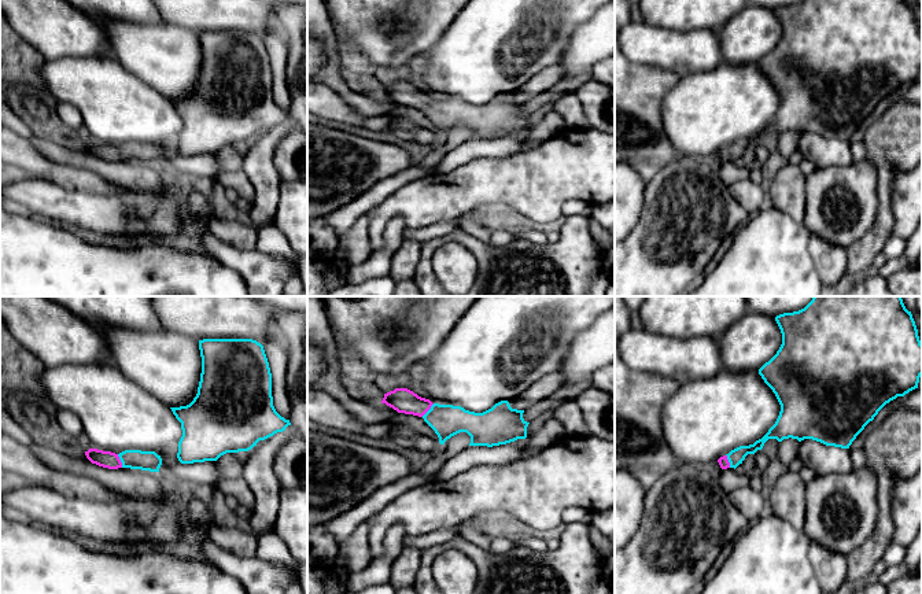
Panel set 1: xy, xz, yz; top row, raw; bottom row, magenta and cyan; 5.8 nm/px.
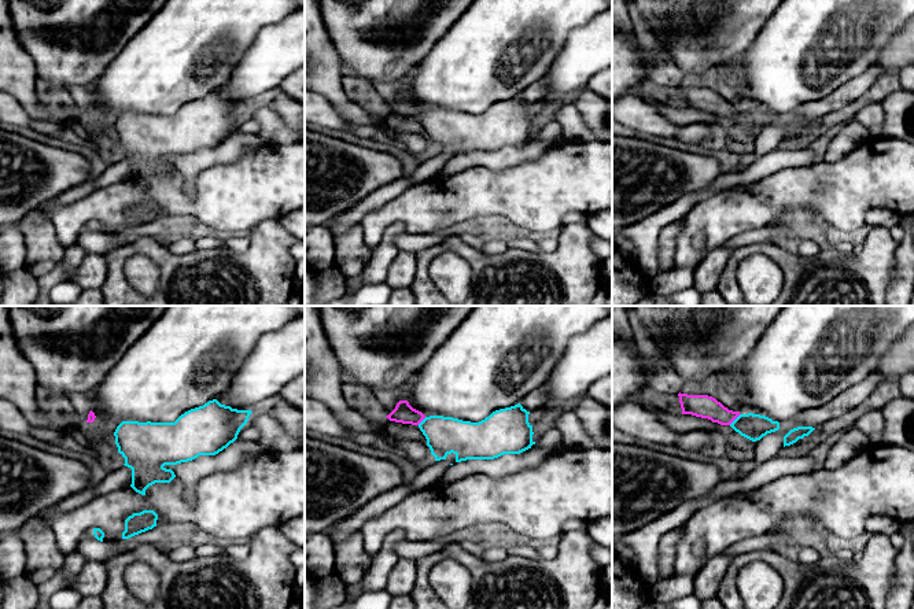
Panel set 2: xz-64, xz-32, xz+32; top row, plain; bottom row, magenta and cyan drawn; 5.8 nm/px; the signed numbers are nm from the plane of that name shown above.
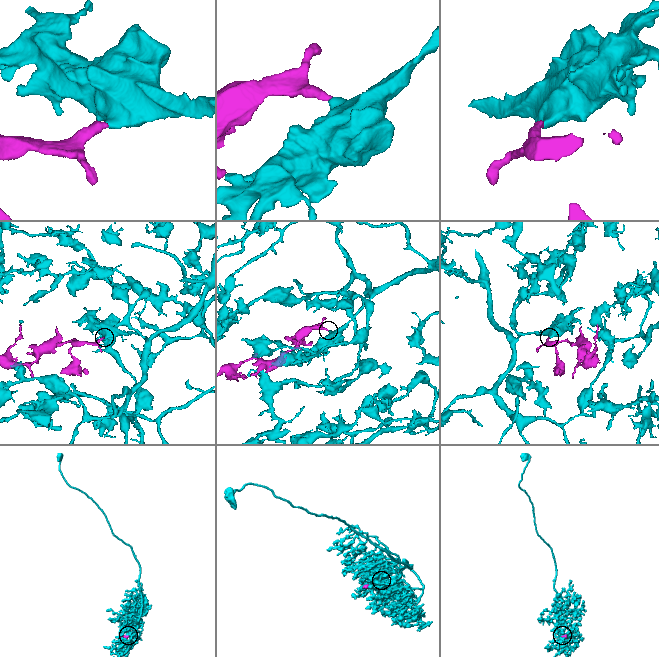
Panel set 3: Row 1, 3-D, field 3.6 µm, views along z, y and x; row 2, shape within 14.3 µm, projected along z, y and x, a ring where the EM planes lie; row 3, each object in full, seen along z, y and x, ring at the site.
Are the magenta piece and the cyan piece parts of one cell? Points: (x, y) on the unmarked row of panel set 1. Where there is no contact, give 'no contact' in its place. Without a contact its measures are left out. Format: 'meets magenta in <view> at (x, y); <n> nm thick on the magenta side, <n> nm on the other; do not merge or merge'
meets magenta in xy at (120, 154); 100 nm thick on the magenta side, 110 nm on the other; merge

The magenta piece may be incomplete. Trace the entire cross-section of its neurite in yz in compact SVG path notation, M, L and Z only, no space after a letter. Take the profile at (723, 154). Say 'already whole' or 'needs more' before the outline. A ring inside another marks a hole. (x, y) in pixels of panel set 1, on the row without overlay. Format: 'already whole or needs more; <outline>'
needs more; M804 0L779 7L775 14L782 37L759 67L775 86L779 108L761 132L720 150L722 162L735 162L748 147L761 143L768 132L812 132L849 141L886 96L918 81L922 36L906 0Z

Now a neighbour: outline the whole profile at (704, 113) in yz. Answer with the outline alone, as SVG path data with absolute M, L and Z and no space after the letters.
M759 63L729 64L681 78L663 102L665 134L678 156L705 158L740 139L753 137L775 117L781 97Z

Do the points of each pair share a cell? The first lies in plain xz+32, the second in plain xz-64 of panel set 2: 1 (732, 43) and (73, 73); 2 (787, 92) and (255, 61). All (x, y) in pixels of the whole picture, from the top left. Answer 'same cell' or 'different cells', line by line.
1: same cell
2: different cells

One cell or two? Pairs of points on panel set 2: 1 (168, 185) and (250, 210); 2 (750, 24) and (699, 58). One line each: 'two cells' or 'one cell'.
1: one cell
2: one cell

